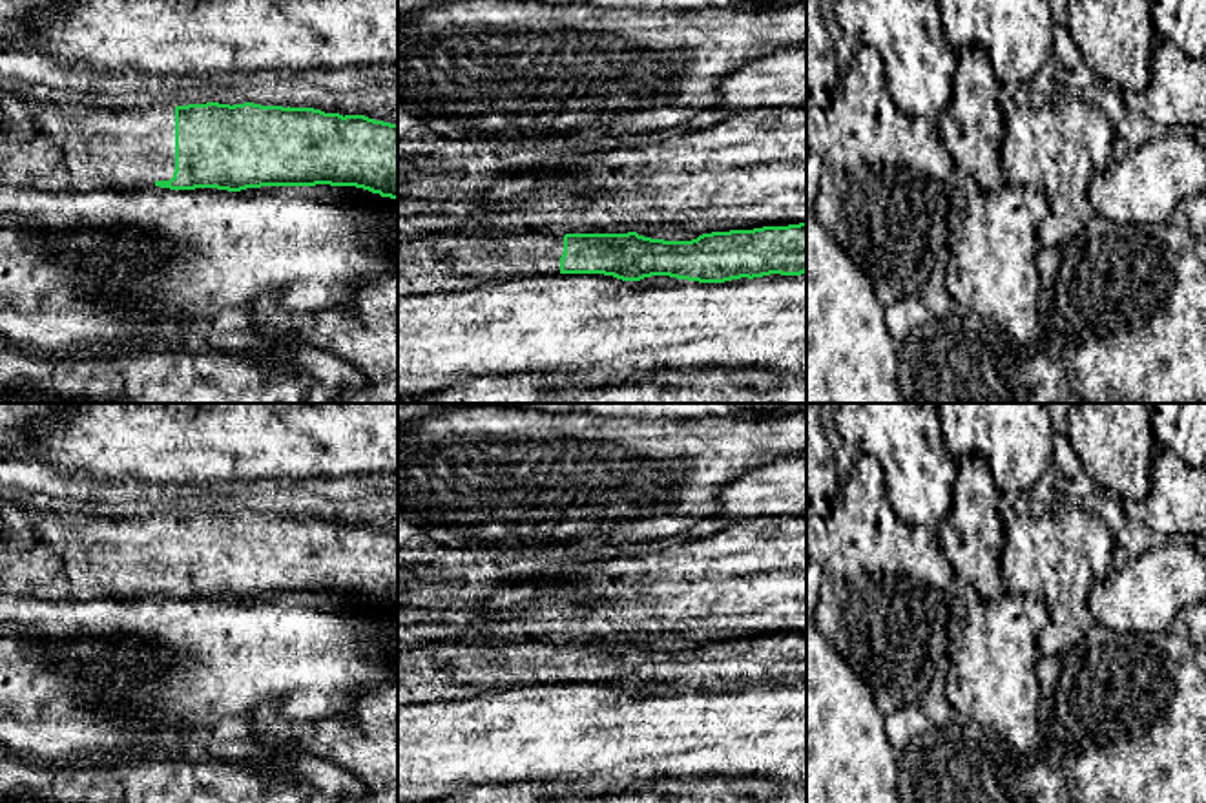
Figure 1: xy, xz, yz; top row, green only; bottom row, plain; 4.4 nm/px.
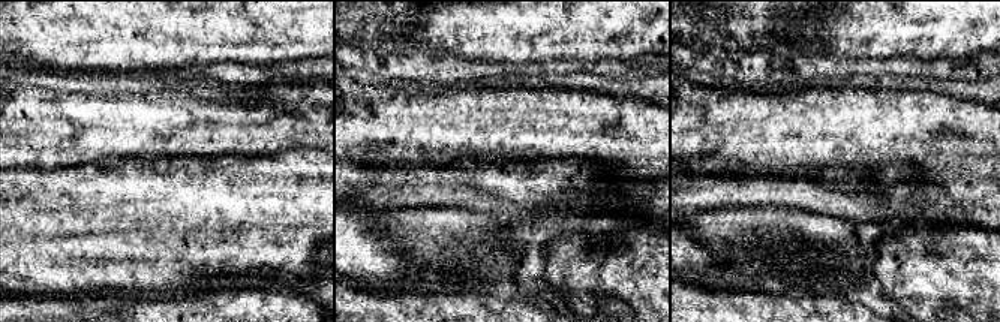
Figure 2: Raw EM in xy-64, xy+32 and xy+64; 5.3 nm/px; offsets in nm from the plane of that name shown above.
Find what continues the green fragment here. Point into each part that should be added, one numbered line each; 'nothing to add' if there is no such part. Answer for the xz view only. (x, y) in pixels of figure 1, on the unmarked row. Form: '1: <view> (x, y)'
1: xz (438, 668)

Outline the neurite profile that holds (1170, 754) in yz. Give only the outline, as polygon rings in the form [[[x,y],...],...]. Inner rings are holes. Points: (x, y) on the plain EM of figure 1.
[[[1095,622],[1084,639],[1055,657],[1040,657],[1042,754],[1067,772],[1078,803],[1206,803],[1206,662],[1197,653],[1186,631],[1131,633],[1113,631]]]

